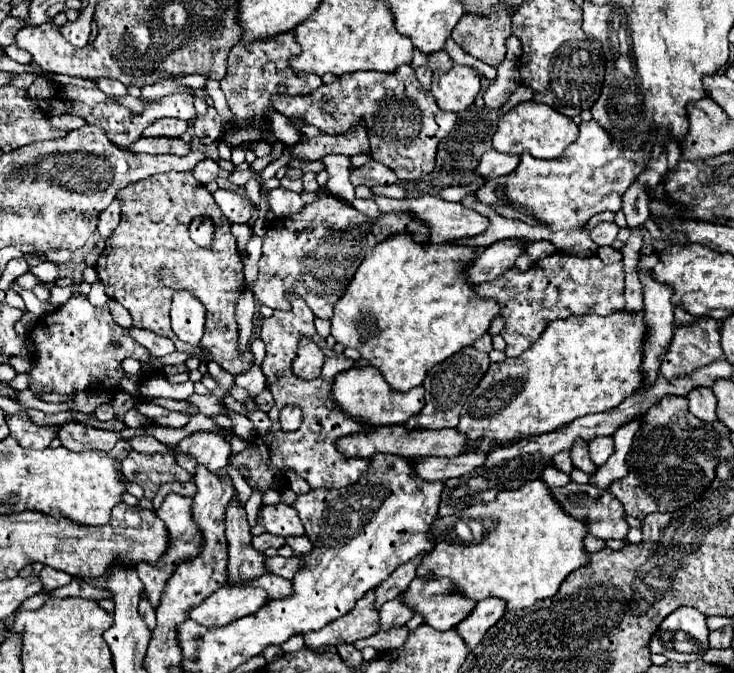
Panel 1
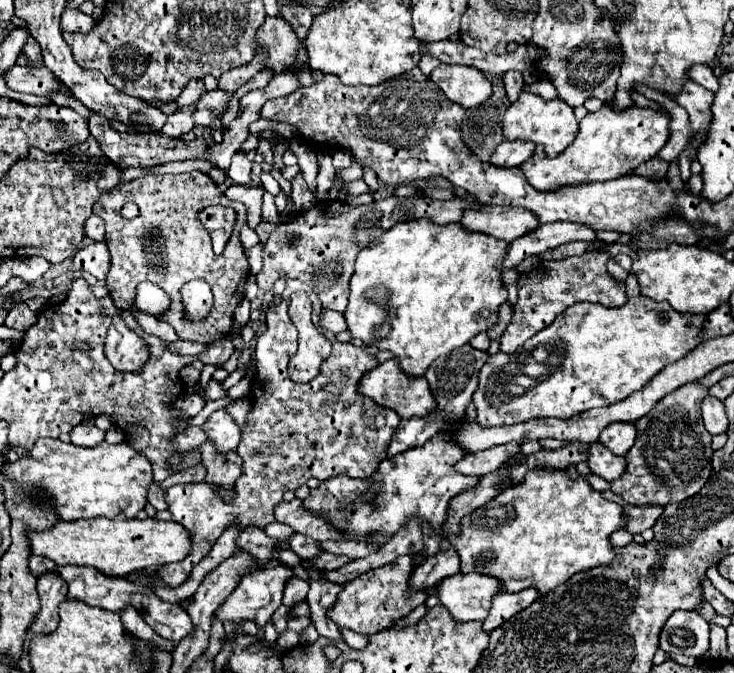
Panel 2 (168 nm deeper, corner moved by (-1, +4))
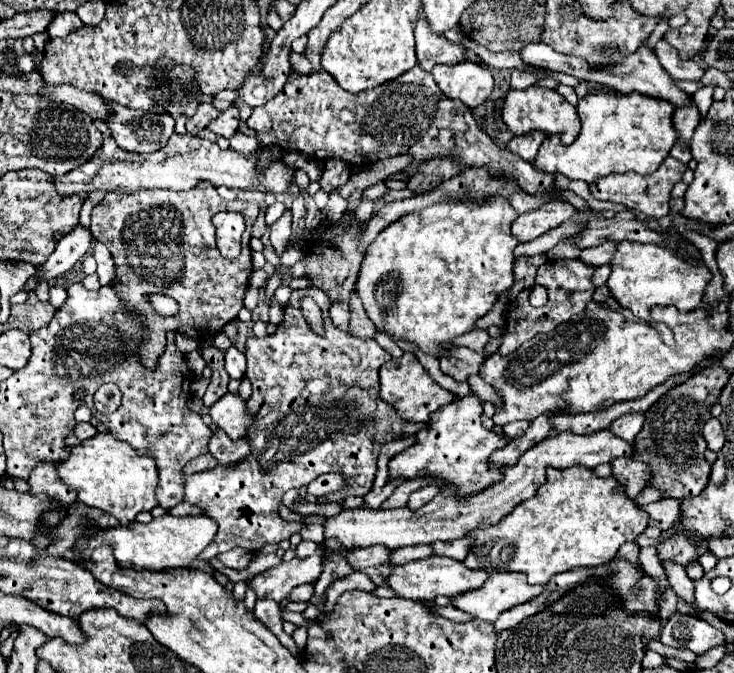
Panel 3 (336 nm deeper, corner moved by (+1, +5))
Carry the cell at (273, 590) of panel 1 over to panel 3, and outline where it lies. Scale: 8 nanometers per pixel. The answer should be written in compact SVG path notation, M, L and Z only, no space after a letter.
M301 584L301 586L295 586L291 590L289 600L293 600L293 602L307 602L311 596L313 596L313 584Z

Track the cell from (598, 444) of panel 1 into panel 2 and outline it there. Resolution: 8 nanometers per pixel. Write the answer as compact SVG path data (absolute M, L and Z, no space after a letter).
M613 423L601 431L601 445L605 445L615 455L625 455L635 443L635 425L633 423Z

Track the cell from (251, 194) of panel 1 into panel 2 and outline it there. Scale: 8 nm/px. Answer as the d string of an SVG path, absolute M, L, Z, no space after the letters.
M241 151L235 153L233 155L233 163L227 169L227 175L233 179L233 183L249 185L251 183L251 179L249 179L249 175L251 175L251 161L249 161L249 157L245 153L241 153Z

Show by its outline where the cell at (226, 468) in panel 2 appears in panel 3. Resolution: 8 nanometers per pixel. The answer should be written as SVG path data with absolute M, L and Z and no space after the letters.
M217 430L209 440L209 452L219 464L235 466L243 462L243 458L247 458L249 446L247 440L233 442L231 438L227 438L227 434L223 434L223 430Z

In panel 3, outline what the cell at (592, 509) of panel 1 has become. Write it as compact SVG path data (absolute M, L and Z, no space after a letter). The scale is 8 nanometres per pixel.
M663 498L639 508L649 514L649 526L655 528L671 528L679 520L679 500L675 498Z

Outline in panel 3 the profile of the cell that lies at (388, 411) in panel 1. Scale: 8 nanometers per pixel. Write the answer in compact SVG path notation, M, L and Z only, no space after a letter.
M405 352L401 358L391 358L379 368L379 398L383 402L391 404L397 414L409 422L427 422L431 412L439 410L445 404L453 402L453 394L443 390L429 374L427 370L419 364L415 354Z

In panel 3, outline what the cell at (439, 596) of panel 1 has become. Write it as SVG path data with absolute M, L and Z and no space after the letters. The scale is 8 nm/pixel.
M491 574L483 586L453 596L451 604L473 618L495 622L497 614L519 602L527 602L527 598L535 598L541 588L529 586L523 574Z

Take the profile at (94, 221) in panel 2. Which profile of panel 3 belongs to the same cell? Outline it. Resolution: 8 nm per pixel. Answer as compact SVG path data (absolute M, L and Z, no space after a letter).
M81 224L75 226L69 234L65 234L59 240L59 244L57 244L55 252L51 254L51 258L47 258L45 264L37 266L37 272L25 282L23 292L31 292L41 282L47 282L47 280L51 280L51 278L67 272L69 268L73 268L73 264L87 254L87 250L91 248L91 244L93 244L91 228L85 228Z

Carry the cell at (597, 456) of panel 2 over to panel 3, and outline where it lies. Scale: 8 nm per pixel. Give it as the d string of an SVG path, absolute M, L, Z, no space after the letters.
M613 458L609 464L613 470L611 476L623 484L627 496L637 498L637 494L647 486L647 478L651 474L647 470L647 466L643 466L641 462L635 462L631 458Z

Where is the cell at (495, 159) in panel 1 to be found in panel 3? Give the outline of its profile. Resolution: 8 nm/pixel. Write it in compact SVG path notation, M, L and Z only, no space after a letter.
M527 134L523 138L515 136L515 138L509 140L507 150L513 152L513 154L517 154L517 156L521 156L527 162L533 162L543 140L545 140L545 134Z

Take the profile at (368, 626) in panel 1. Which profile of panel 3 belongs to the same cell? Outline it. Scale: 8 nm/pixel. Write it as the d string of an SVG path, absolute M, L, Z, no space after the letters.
M429 556L423 560L413 560L413 562L407 562L401 566L393 566L393 570L385 582L397 594L397 598L427 602L427 600L435 600L439 594L451 598L455 594L461 594L463 590L473 590L483 580L487 580L487 574L469 570L463 562L457 562L457 560L451 560L445 556Z

